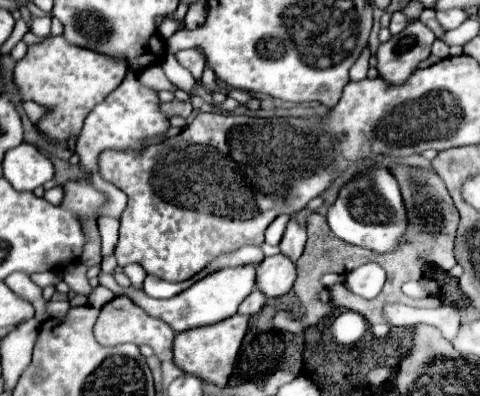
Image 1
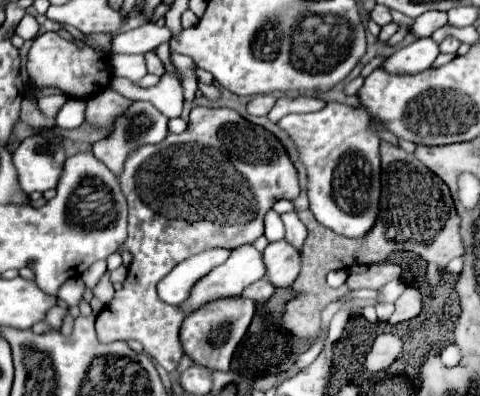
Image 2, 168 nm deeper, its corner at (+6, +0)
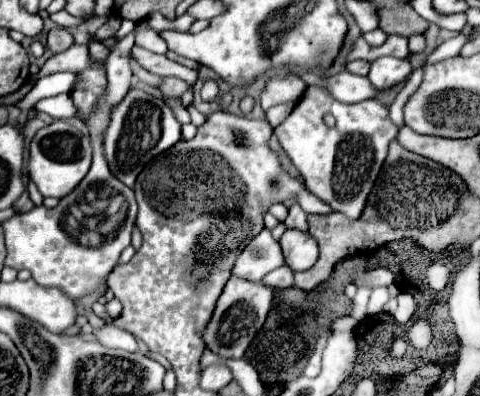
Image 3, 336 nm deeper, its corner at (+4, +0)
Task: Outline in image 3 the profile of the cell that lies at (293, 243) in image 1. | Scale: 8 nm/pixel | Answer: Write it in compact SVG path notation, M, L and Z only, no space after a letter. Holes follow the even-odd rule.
M292 204L288 208L288 216L286 216L286 226L288 228L298 228L298 230L306 230L308 222L306 222L306 212L300 208L300 204Z

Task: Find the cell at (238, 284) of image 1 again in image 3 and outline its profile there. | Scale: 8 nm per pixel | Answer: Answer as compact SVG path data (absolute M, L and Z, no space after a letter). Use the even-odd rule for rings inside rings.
M264 228L238 256L232 274L244 280L260 282L268 272L284 264L284 254L278 240L272 238L270 230Z

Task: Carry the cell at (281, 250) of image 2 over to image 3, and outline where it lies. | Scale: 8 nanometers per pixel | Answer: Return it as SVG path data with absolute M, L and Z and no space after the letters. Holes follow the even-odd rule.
M288 228L284 232L284 236L280 238L280 246L284 250L286 266L290 266L294 272L312 268L320 254L312 234L304 230L296 230L296 228Z

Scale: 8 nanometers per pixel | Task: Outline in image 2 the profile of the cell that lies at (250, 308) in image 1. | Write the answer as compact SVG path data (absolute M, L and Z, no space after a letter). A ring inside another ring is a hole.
M266 278L250 284L250 286L242 292L242 296L246 296L248 300L254 300L254 302L266 302L272 294L274 294L274 286L272 286Z

